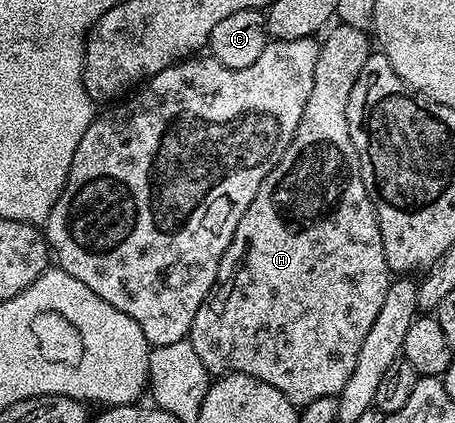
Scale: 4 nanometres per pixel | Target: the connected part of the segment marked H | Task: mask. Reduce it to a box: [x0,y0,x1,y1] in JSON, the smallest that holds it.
[186,23,390,407]

